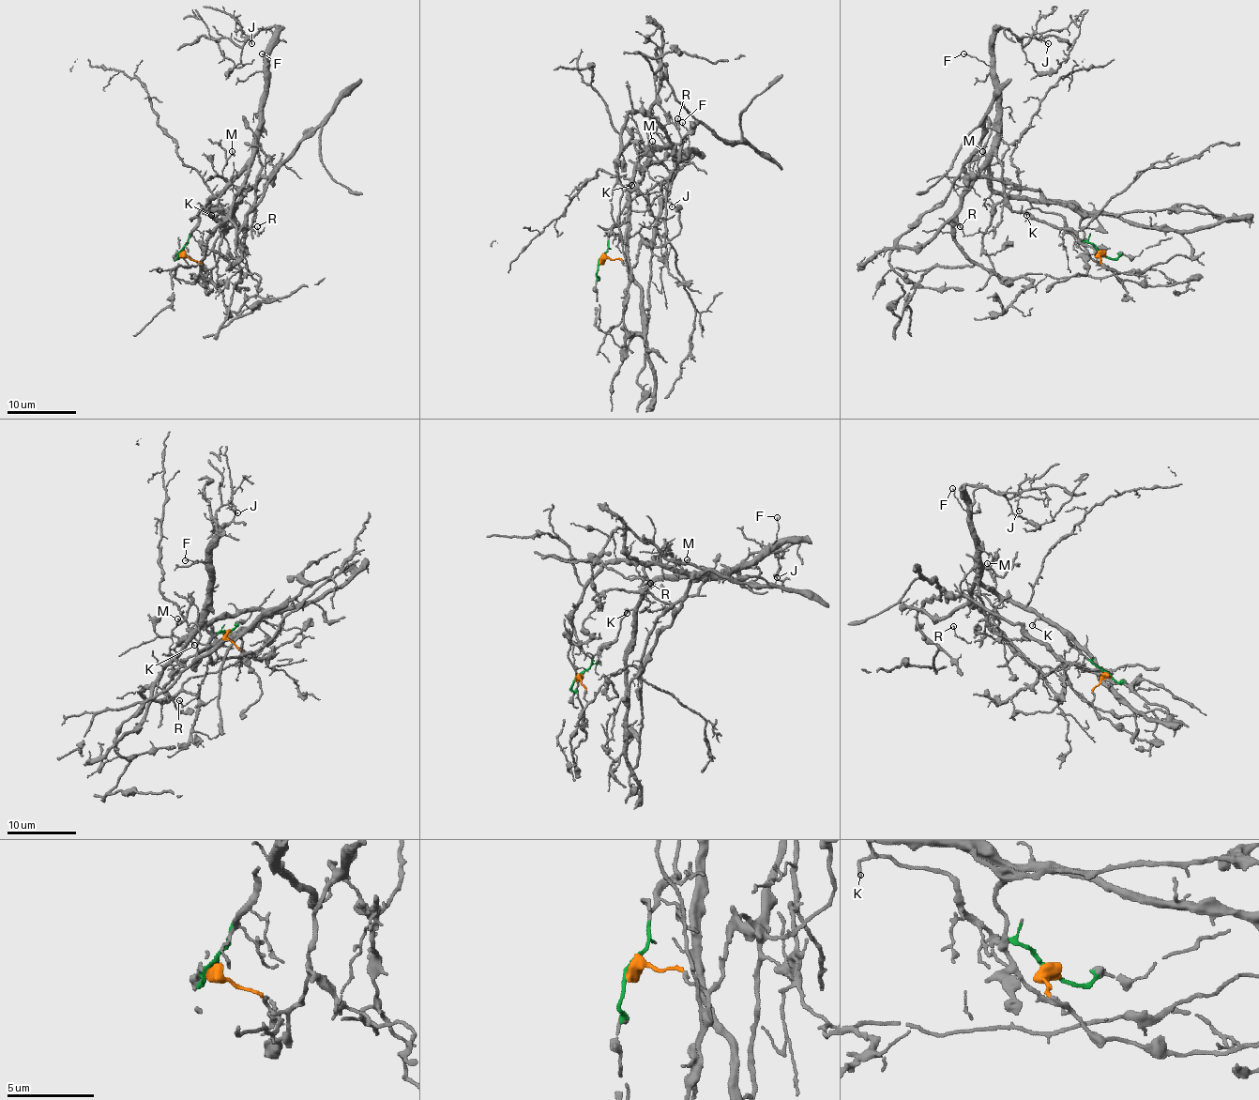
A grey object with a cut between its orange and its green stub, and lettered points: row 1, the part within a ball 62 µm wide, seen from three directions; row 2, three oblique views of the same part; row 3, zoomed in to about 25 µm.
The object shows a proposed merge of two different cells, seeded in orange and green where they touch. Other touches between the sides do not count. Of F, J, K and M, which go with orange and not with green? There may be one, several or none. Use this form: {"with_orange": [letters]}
{"with_orange": []}

